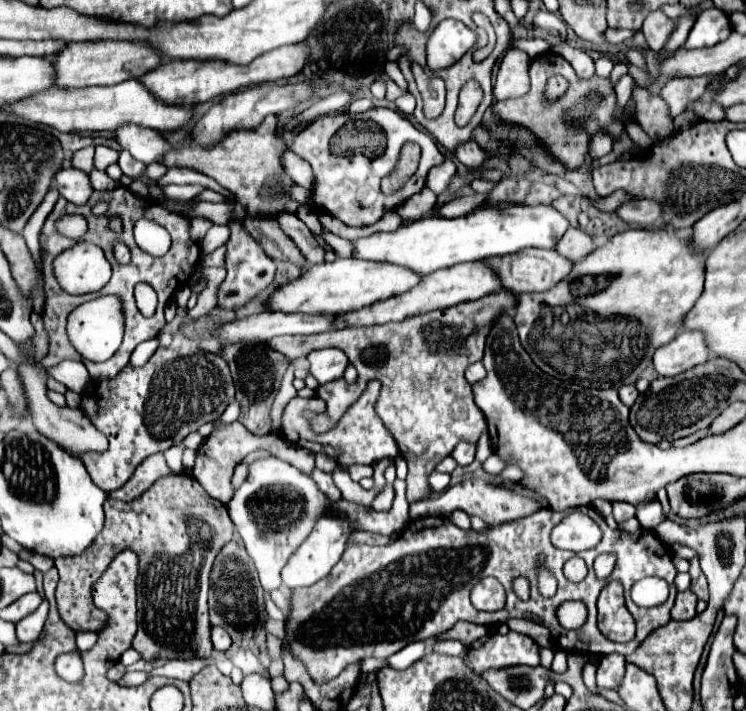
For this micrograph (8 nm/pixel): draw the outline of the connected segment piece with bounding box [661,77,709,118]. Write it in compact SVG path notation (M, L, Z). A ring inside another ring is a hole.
M673 78L667 80L661 88L661 96L669 102L671 116L679 116L689 100L697 100L703 96L709 80L699 78Z

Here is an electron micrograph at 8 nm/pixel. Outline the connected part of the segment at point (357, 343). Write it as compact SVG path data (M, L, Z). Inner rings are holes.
M503 290L479 300L433 310L399 324L391 322L369 328L329 330L311 336L279 336L269 340L267 346L285 354L289 360L295 360L295 352L299 350L321 350L325 346L345 350L349 362L357 368L359 380L357 384L335 382L335 386L327 386L327 390L317 390L317 396L327 402L327 414L347 410L347 406L361 396L369 380L377 378L381 382L379 418L387 432L393 434L401 456L409 466L407 500L417 502L431 492L429 474L435 466L447 458L459 442L477 444L487 428L485 416L473 402L471 384L465 380L465 368L483 358L485 338L497 314L513 310L515 304L515 294Z

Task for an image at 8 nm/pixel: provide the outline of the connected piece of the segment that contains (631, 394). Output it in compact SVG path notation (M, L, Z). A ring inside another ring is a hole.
M621 386L619 388L619 398L621 398L621 402L625 404L625 406L633 406L633 402L637 400L637 396L639 396L639 392L637 392L637 388L635 386Z

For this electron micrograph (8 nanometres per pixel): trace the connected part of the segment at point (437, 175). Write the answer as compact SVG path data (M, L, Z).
M451 162L443 164L443 168L431 168L431 170L429 170L429 176L427 176L427 186L429 186L435 194L441 194L455 172L457 172L457 170L455 170L455 166L451 166Z

